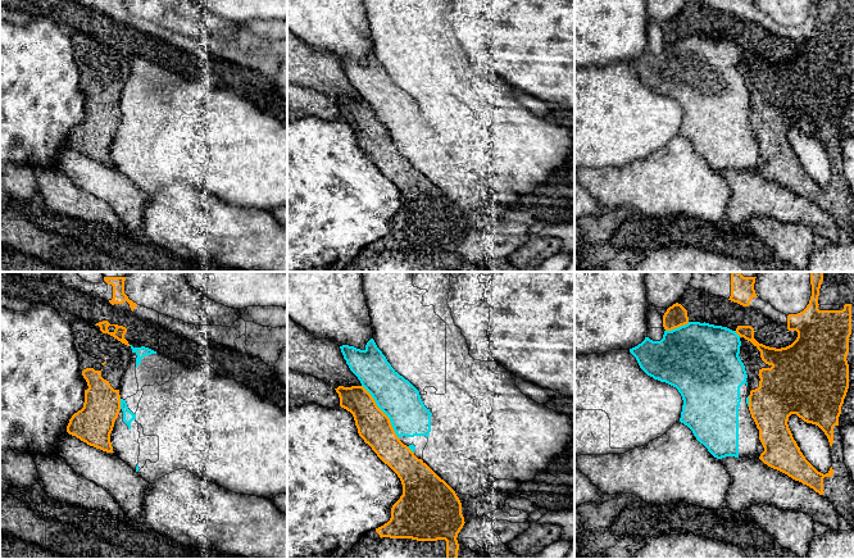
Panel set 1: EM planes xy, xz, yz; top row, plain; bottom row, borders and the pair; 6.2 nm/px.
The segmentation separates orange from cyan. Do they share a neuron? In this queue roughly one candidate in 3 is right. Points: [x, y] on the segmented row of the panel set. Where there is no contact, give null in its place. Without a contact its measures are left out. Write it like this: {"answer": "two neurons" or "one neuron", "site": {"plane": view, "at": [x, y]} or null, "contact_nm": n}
{"answer": "two neurons", "site": {"plane": "xz", "at": [382, 412]}, "contact_nm": 420}

